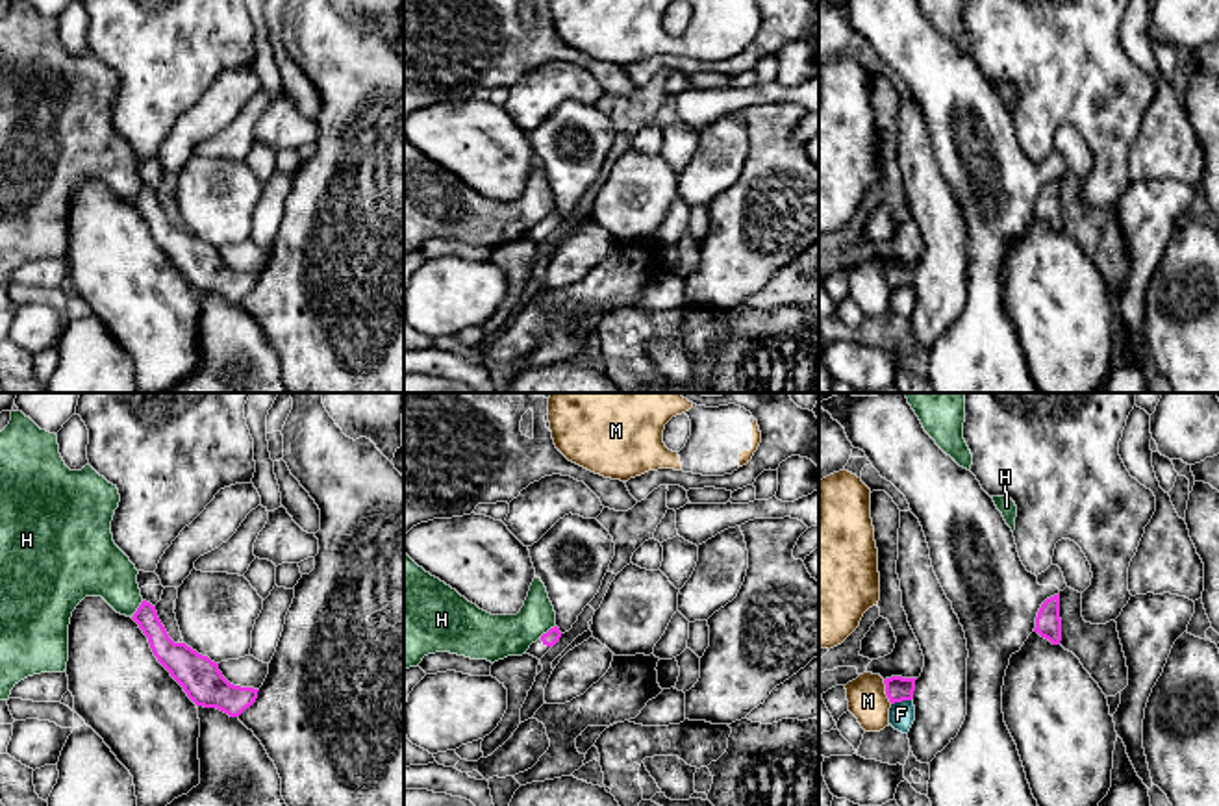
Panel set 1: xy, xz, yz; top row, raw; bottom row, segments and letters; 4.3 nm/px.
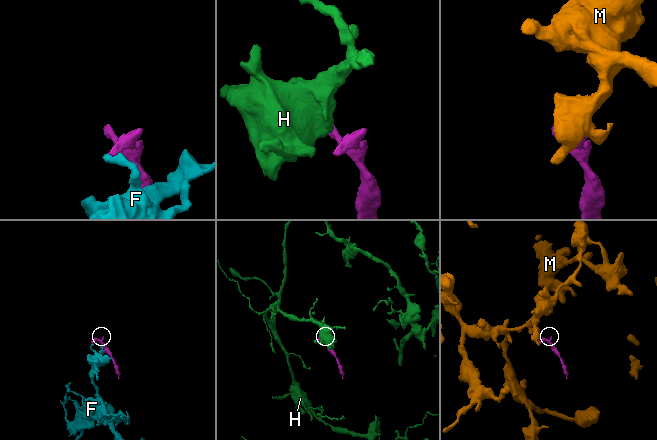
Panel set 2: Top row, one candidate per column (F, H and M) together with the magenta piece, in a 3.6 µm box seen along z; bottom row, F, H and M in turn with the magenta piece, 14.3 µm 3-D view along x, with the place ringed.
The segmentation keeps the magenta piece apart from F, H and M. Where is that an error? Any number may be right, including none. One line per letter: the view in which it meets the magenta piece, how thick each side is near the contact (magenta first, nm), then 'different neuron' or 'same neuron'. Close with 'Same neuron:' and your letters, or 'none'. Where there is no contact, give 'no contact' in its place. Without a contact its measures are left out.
F: meets magenta in yz; 110 nm thick on the magenta side, 110 nm on the other; different neuron
H: meets magenta in xy; 120 nm thick on the magenta side, 240 nm on the other; different neuron
M: meets magenta in yz; 110 nm thick on the magenta side, 170 nm on the other; different neuron
Same neuron: none

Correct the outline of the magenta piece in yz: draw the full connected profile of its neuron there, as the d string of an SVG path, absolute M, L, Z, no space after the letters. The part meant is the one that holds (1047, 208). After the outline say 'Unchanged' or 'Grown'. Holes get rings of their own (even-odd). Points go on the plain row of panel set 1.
M1060 178L1047 183L1036 202L1036 213L1041 222L1049 224L1052 230L1062 226L1062 204L1060 204Z. Unchanged

